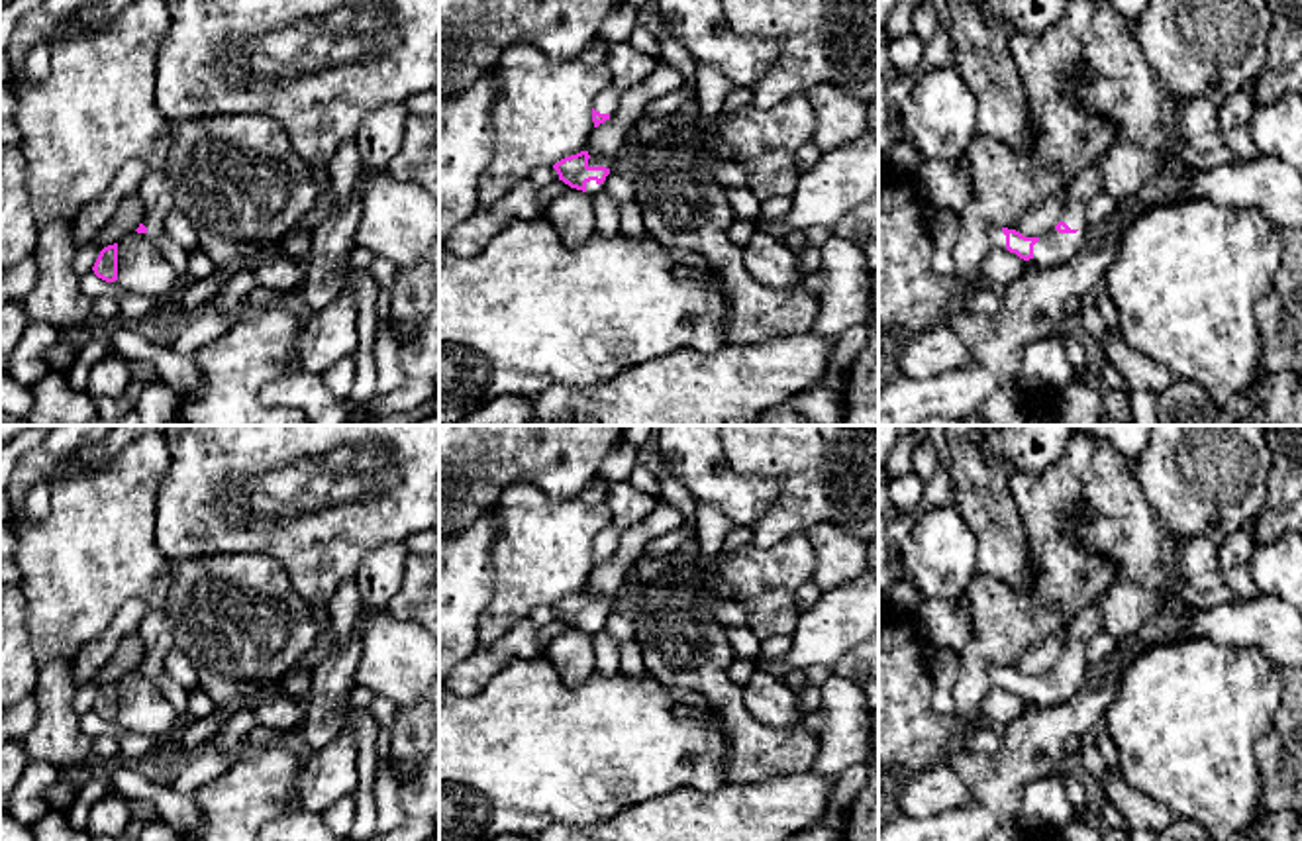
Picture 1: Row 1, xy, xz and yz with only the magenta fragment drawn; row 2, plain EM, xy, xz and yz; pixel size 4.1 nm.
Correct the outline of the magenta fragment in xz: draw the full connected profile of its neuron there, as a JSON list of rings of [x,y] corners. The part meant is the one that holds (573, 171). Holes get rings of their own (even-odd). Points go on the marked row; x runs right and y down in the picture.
[[[586,145],[584,151],[561,159],[553,165],[553,169],[557,171],[559,180],[569,184],[571,188],[594,196],[606,186],[606,178],[610,174],[610,161],[594,157]]]

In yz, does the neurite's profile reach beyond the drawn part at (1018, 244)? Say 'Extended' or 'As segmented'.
Extended

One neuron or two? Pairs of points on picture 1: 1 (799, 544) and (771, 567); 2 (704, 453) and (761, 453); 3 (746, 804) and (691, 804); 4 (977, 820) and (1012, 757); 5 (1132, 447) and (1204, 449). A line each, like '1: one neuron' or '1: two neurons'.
1: one neuron
2: two neurons
3: one neuron
4: one neuron
5: two neurons

